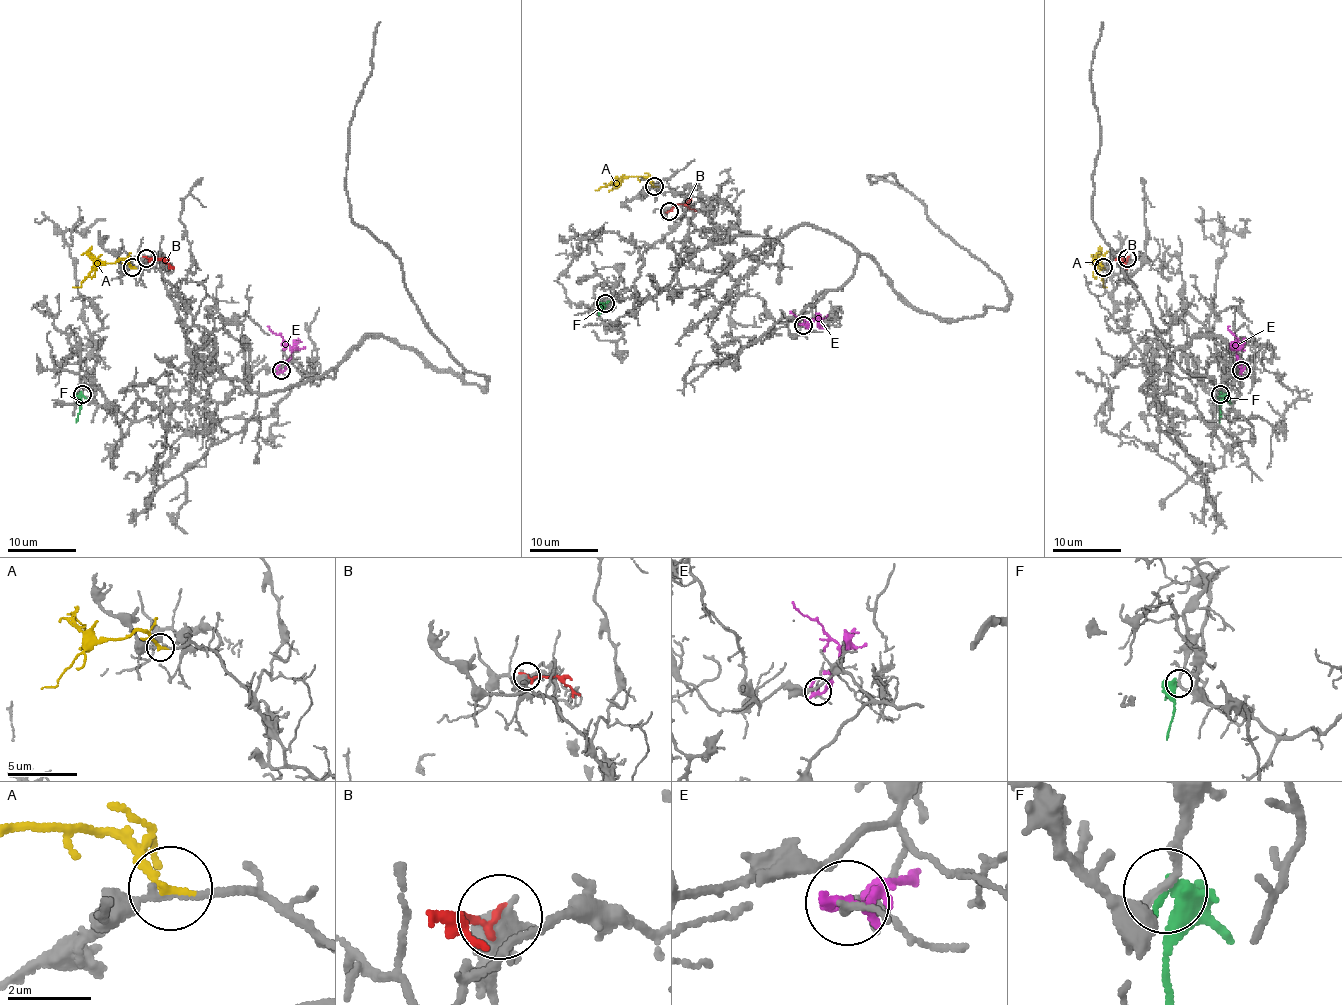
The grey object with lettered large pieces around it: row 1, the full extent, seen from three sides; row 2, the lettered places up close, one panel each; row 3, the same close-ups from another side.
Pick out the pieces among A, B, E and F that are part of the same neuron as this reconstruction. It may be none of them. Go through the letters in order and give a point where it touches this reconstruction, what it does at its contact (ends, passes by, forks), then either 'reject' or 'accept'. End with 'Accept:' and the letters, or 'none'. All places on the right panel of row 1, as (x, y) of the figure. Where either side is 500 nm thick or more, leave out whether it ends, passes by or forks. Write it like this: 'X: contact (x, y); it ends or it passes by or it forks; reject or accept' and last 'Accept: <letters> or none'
A: contact (1103, 267); it ends; accept
B: contact (1127, 258); it ends; reject
E: contact (1241, 370); it passes by; reject
F: contact (1220, 394); it ends; reject
Accept: A

